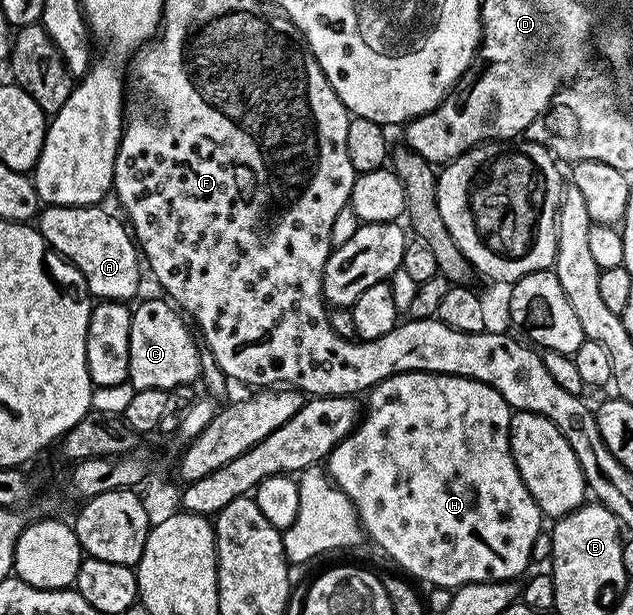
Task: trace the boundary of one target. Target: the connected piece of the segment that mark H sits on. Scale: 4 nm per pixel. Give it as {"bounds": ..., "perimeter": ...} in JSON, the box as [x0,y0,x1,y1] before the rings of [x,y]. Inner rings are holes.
{"bounds":[327,373,543,590],"perimeter":[[[396,373],[386,381],[380,381],[374,389],[368,390],[368,397],[369,409],[367,405],[361,420],[357,422],[357,428],[329,452],[327,472],[333,484],[351,499],[356,520],[363,533],[398,565],[396,568],[406,569],[401,571],[410,578],[418,577],[419,580],[426,581],[426,586],[449,590],[484,581],[513,581],[525,568],[530,568],[533,544],[543,531],[543,514],[515,467],[515,459],[509,446],[511,410],[503,395],[499,395],[499,391],[495,391],[490,385],[482,385],[480,381],[473,381],[470,377],[456,377],[446,373]]]}

